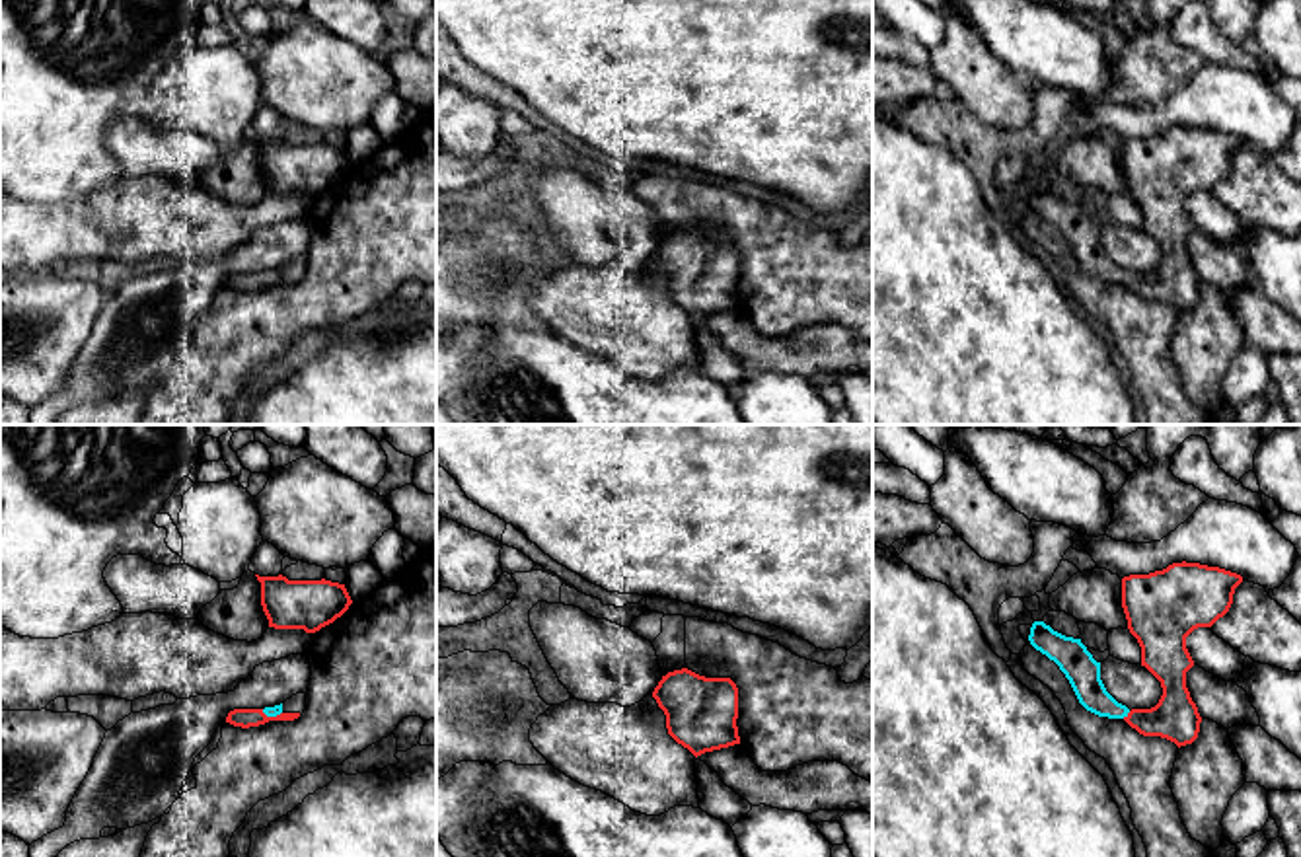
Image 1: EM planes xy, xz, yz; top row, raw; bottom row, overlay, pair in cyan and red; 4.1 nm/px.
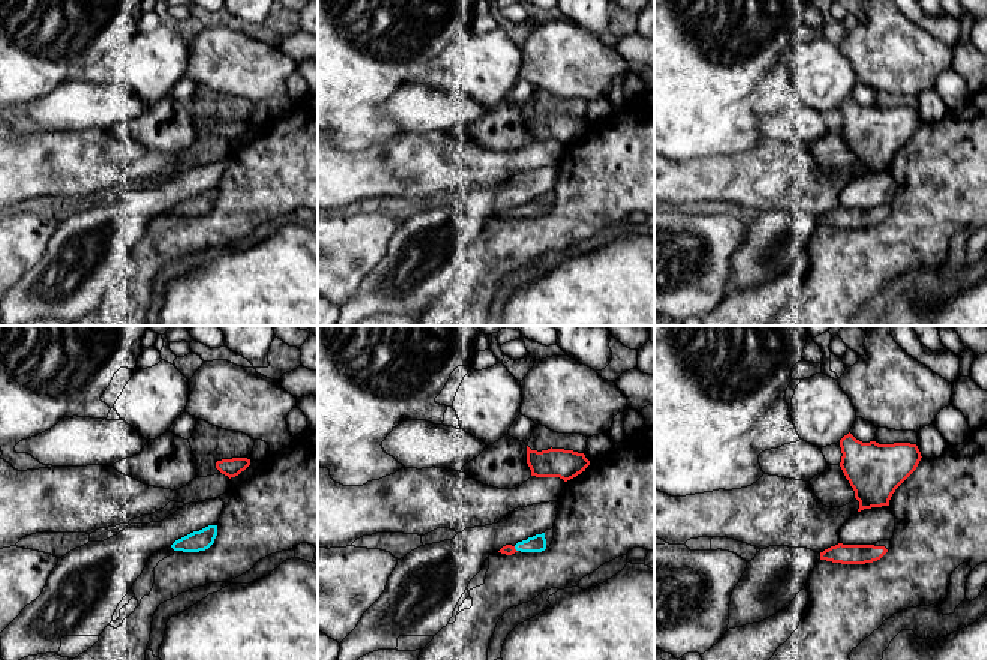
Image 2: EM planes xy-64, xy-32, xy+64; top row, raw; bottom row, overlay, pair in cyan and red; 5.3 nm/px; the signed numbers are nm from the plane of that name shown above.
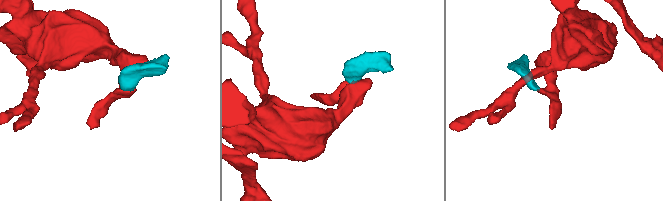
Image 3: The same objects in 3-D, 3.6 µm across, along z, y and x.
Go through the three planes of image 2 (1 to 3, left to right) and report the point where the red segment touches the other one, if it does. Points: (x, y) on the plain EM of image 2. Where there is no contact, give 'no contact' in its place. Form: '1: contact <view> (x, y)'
1: no contact
2: contact xy-32 (515, 212)
3: no contact

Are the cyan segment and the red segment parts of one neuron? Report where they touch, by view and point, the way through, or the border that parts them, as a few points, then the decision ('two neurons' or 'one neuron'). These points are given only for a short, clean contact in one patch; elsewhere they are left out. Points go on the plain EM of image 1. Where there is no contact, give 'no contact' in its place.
contact yz (1126, 277); way yz (1083, 236), (1113, 273), (1126, 277), (1175, 281); one neuron

